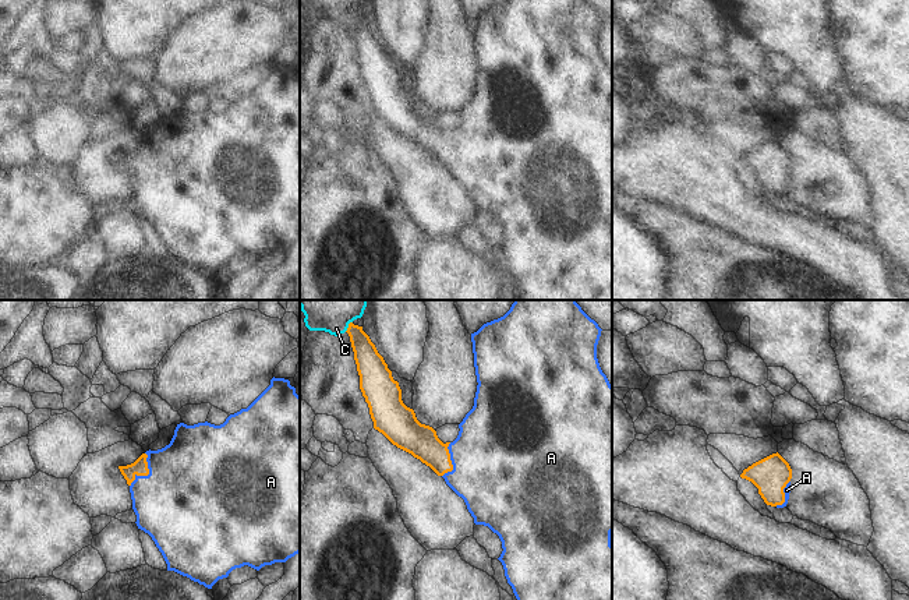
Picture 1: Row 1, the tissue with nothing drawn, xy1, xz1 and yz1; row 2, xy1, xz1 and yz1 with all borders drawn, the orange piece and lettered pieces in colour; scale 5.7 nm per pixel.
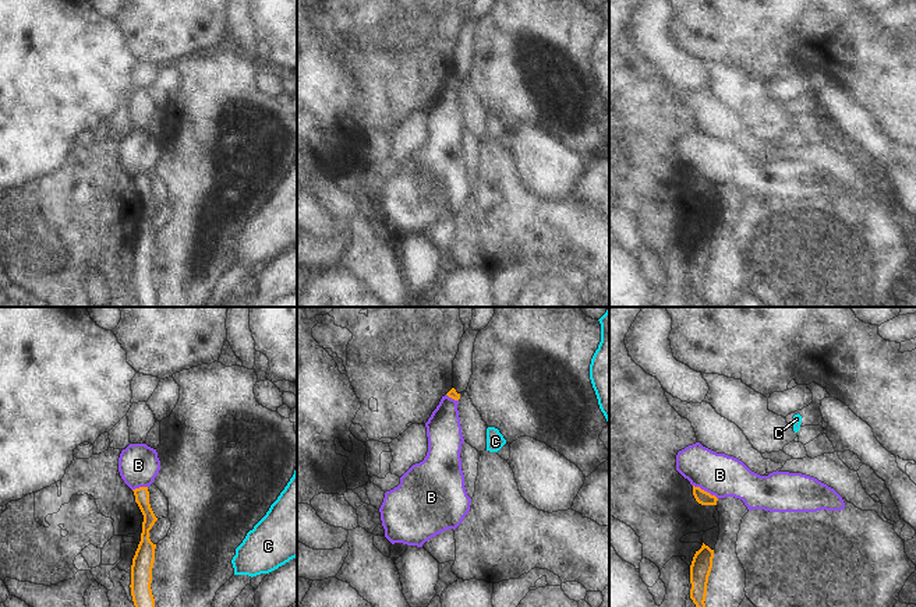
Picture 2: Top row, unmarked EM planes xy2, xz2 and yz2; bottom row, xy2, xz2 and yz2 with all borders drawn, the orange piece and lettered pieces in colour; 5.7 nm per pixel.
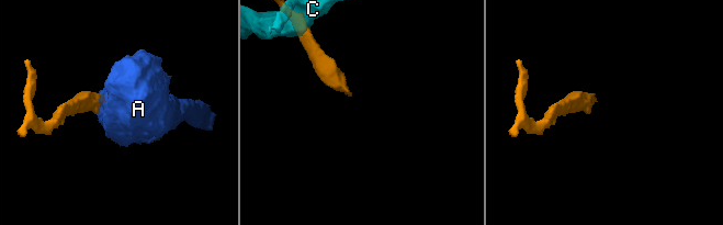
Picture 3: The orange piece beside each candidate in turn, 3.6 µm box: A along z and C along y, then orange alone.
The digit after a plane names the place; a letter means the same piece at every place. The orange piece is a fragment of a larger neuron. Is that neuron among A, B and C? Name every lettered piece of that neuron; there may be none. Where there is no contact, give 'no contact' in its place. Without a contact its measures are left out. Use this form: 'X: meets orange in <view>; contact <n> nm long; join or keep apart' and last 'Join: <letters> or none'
A: meets orange in xy1; contact 220 nm long; join
B: meets orange in yz2; contact 170 nm long; keep apart
C: meets orange in xz1; contact 80 nm long; keep apart
Join: A

